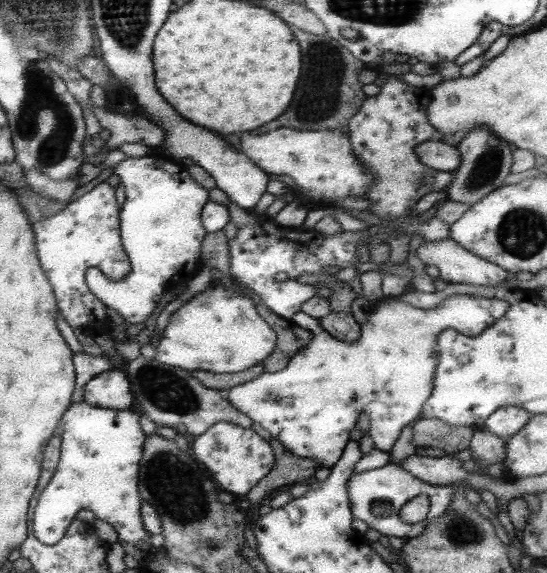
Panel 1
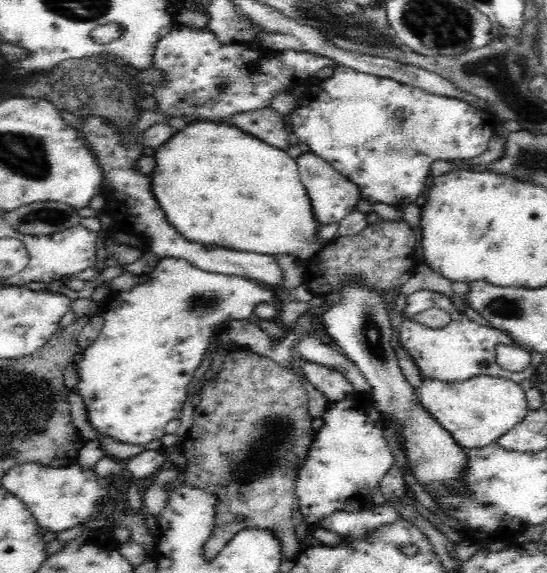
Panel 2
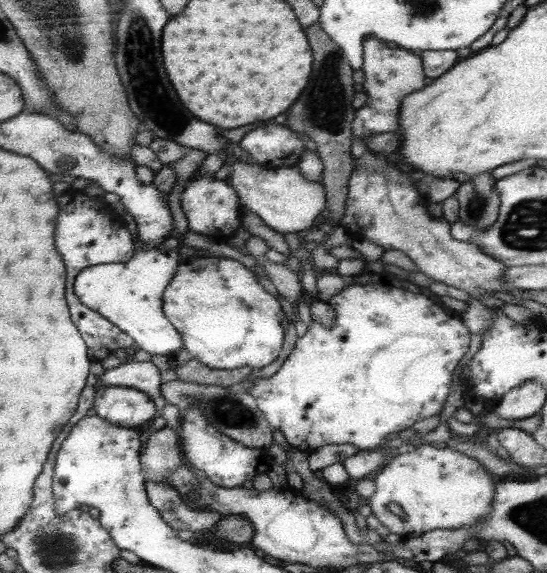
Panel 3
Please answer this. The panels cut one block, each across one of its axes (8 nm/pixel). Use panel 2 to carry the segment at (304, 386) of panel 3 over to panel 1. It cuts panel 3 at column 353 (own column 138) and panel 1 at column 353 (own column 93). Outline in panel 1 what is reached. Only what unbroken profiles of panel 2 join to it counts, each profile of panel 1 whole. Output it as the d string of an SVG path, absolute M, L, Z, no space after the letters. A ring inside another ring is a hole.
M458 295L447 298L440 307L423 309L397 298L386 296L384 299L384 306L372 306L372 316L366 324L361 325L362 335L354 342L338 340L322 327L320 318L314 318L304 311L296 314L291 320L312 332L312 341L308 341L303 351L293 354L286 370L273 373L266 371L260 378L231 389L228 395L234 406L262 424L264 429L294 453L304 458L318 459L320 466L329 469L342 460L346 447L352 442L352 430L356 428L362 412L372 417L369 434L376 447L391 452L404 429L422 418L426 405L434 394L438 376L438 337L449 328L456 328L466 336L476 337L504 317L510 303L484 296Z

